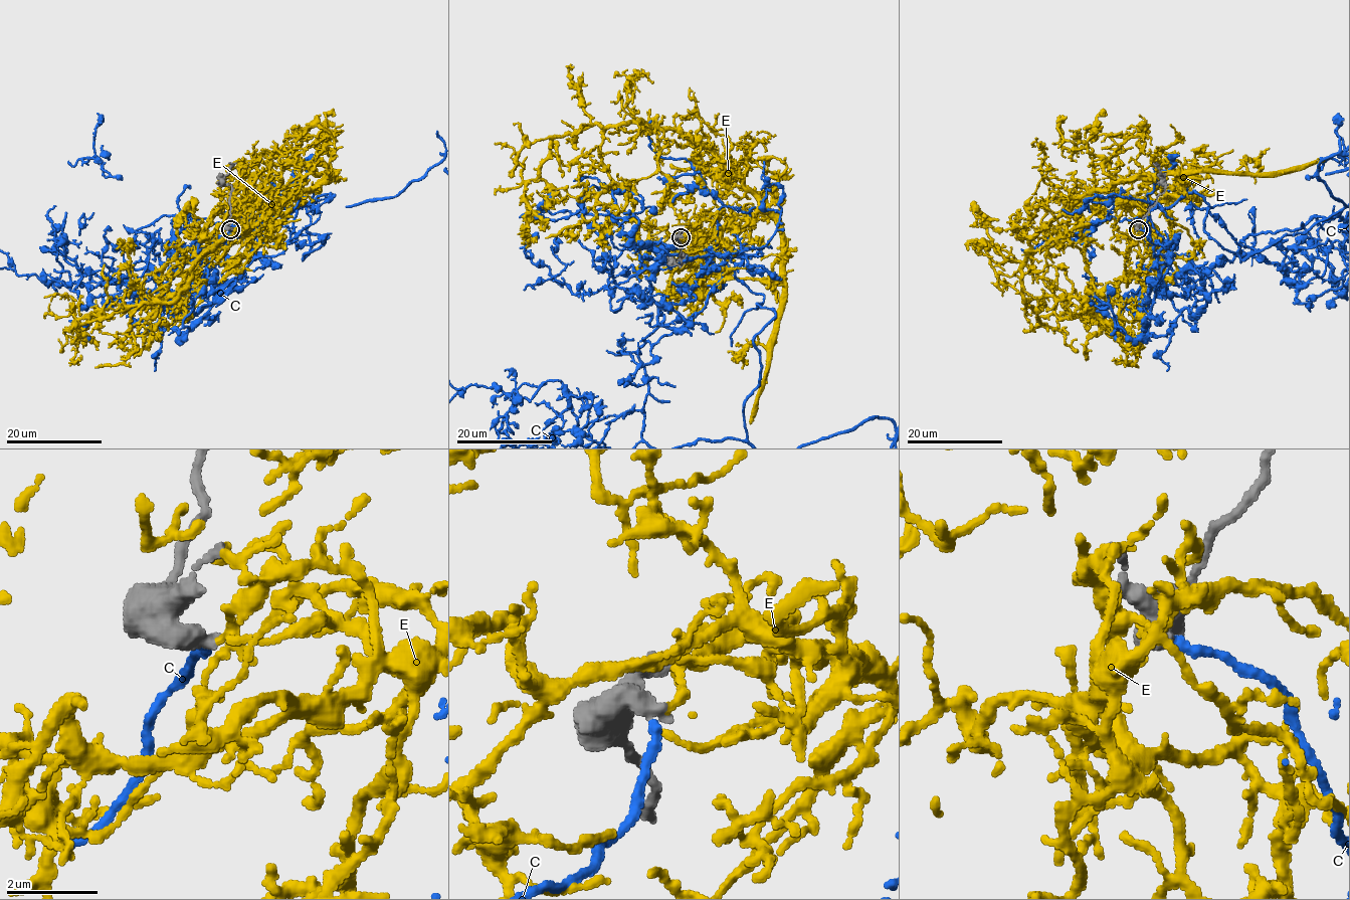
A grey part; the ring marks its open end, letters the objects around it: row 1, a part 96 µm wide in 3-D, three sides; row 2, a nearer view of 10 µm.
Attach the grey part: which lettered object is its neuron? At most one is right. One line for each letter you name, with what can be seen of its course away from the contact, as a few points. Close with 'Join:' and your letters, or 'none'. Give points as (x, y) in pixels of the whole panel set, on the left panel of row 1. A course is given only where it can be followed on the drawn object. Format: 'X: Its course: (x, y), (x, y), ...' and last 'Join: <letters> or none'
C: Its course: (231, 229), (202, 259), (238, 273), (310, 191), (303, 259), (313, 198), (398, 195), (444, 145)
Join: C

